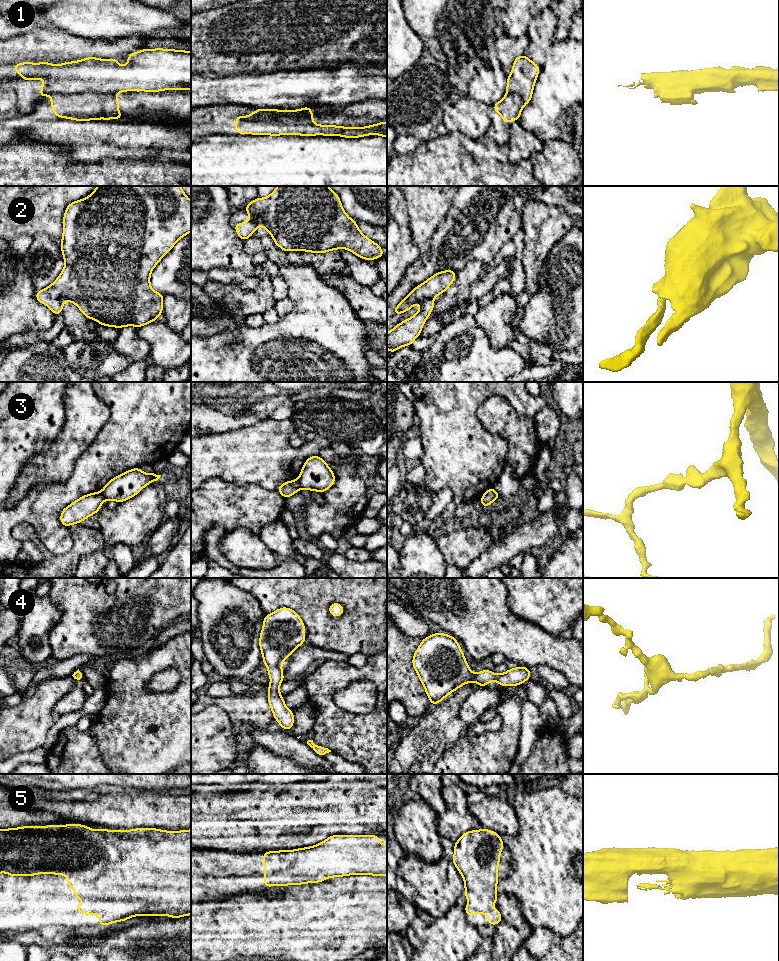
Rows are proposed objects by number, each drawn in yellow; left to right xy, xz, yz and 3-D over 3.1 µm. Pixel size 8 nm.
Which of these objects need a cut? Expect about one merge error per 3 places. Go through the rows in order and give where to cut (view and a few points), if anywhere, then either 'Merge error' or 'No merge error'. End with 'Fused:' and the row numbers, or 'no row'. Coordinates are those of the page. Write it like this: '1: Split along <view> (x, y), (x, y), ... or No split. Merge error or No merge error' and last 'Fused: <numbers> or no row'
1: Split along xy (116, 92), (52, 94). Merge error
2: No split. No merge error
3: Split along xz (296, 480), (300, 488). Merge error
4: No split. No merge error
5: No split. No merge error
Fused: 1, 3

